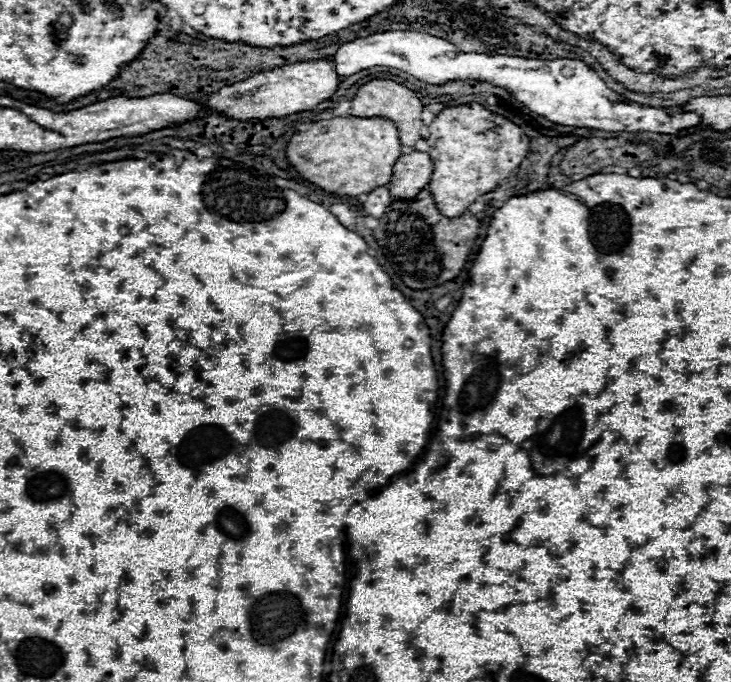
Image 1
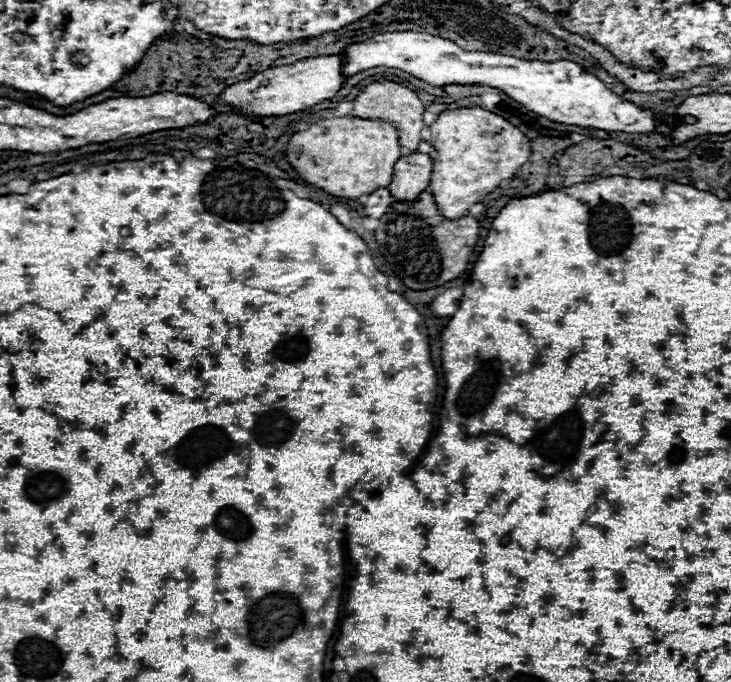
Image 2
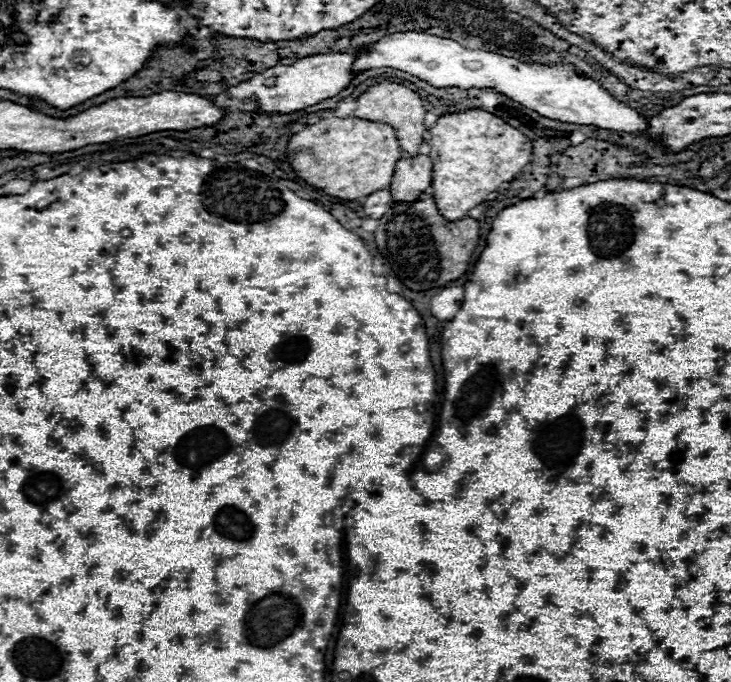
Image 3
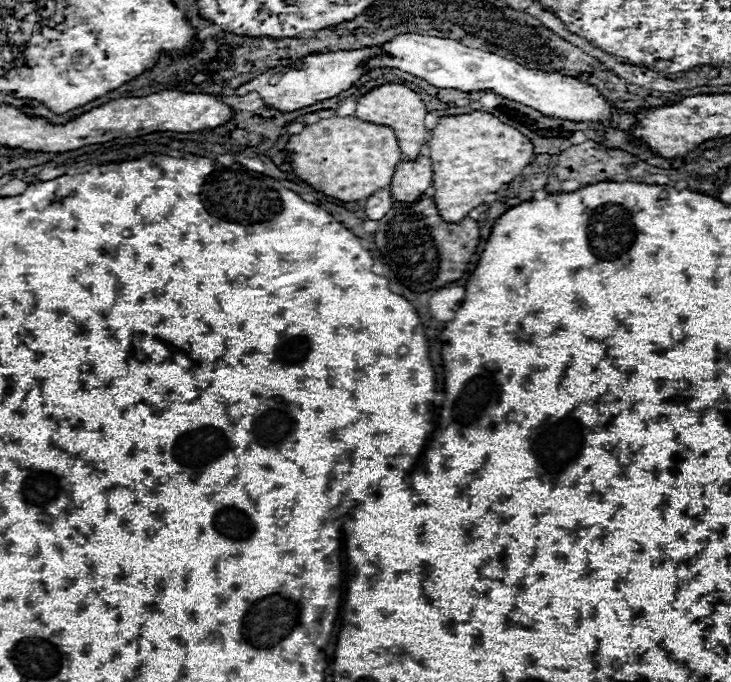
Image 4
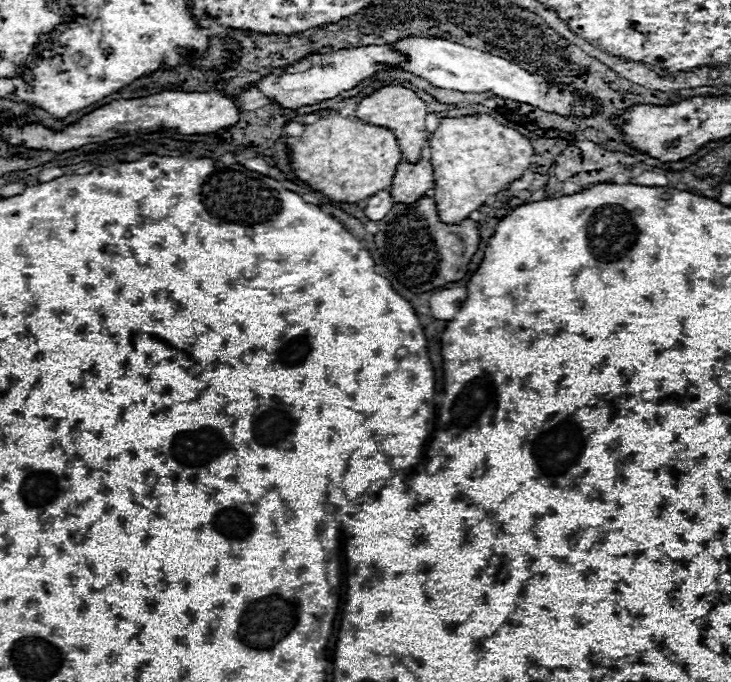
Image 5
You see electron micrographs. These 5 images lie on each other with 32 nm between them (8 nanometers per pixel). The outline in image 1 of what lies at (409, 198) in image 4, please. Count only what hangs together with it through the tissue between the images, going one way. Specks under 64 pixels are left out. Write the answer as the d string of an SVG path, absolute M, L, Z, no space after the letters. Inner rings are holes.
M410 152L402 154L396 164L390 178L390 194L398 200L414 198L420 190L426 188L432 174L432 158L426 152Z

